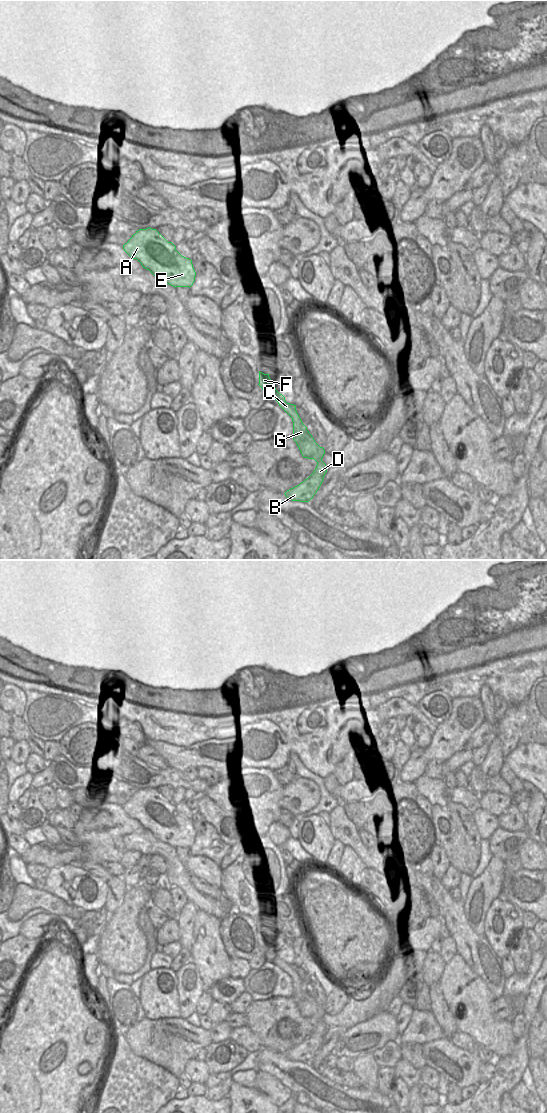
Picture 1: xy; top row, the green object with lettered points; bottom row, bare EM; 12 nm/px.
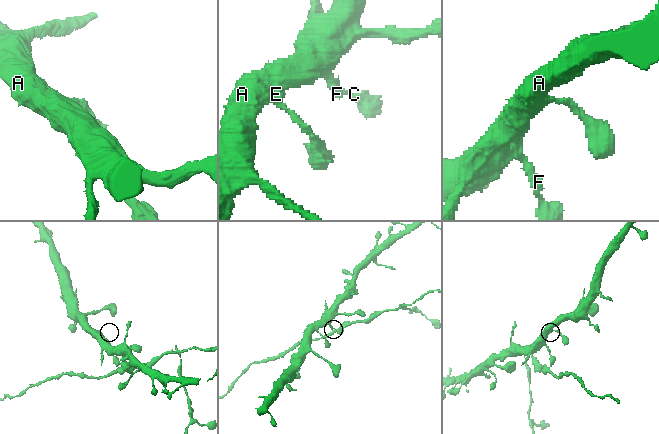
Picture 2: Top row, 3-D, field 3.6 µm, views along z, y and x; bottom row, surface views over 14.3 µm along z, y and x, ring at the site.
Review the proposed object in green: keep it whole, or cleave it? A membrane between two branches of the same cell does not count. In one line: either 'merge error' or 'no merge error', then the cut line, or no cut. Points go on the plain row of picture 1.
merge error; cut in xy along (321, 1020), (317, 1022)

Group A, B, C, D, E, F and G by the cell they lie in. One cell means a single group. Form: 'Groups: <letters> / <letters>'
Groups: A C E F G / B D.

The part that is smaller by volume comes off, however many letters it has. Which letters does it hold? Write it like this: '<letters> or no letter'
B, D

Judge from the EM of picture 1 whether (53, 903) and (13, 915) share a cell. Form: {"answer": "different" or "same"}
{"answer": "same"}

